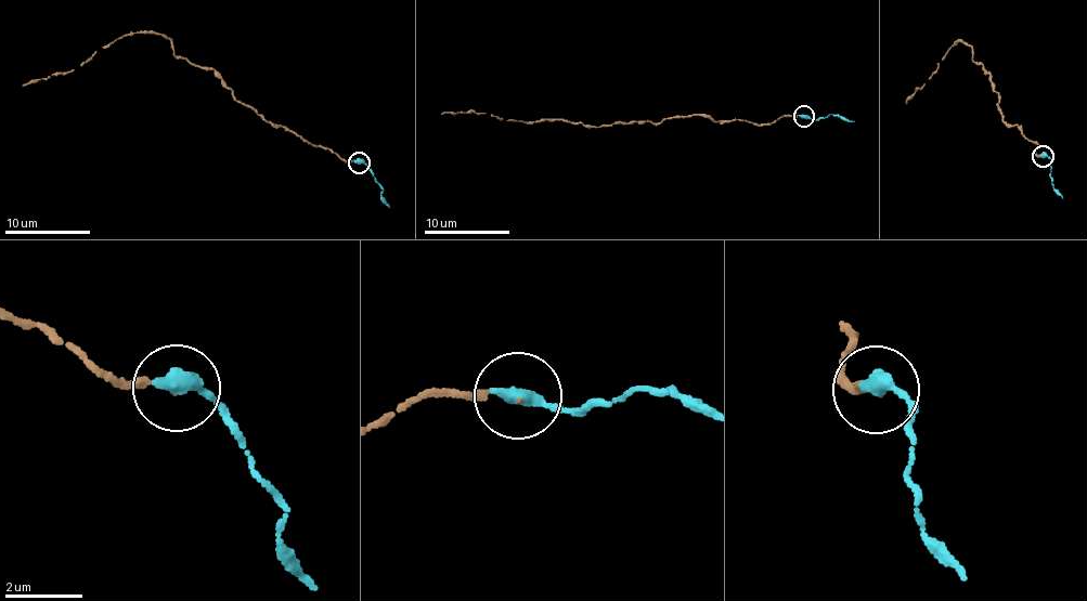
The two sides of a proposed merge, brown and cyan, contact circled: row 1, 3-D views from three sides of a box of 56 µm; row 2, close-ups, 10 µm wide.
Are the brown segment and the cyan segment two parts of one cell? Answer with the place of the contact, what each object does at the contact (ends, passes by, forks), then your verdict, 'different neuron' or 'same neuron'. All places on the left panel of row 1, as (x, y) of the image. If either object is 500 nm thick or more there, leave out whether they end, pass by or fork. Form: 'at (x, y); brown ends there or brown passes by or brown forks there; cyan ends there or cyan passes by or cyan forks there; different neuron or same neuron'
at (359, 162); brown ends there; cyan ends there; same neuron

